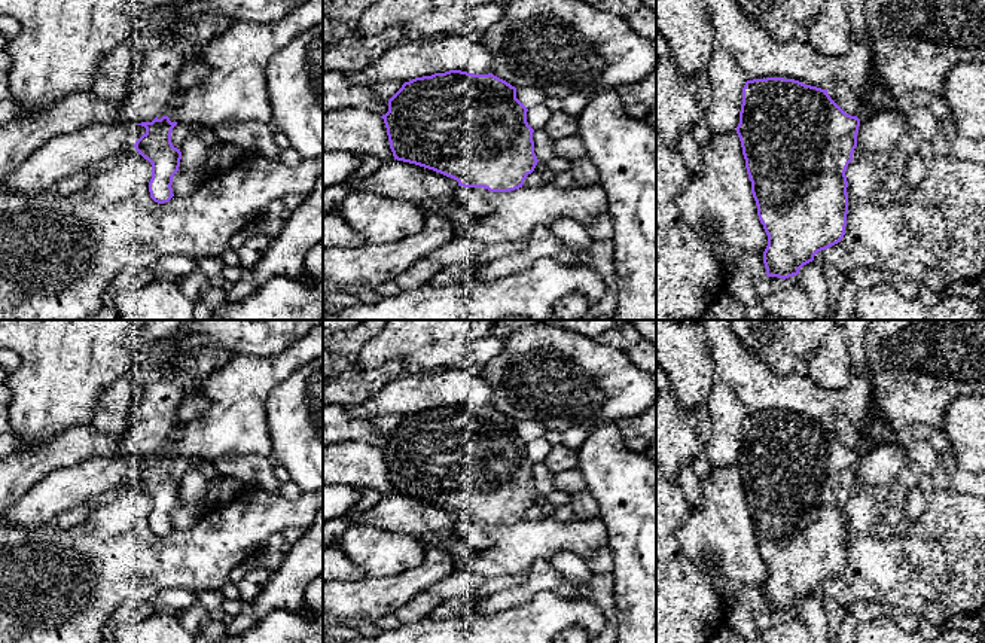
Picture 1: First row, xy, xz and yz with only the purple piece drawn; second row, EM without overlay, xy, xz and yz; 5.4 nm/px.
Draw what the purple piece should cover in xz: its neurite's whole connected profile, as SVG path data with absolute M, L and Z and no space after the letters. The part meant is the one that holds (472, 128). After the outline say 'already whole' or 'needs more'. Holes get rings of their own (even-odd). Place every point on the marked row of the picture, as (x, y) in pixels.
M461 70L434 73L405 82L388 100L388 112L382 115L390 149L394 159L415 164L458 182L454 198L466 204L476 217L491 213L490 193L510 192L522 188L524 180L539 162L534 153L533 132L527 122L528 109L516 98L516 88L506 80L488 74Z | needs more

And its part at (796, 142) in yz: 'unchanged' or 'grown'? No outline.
grown

